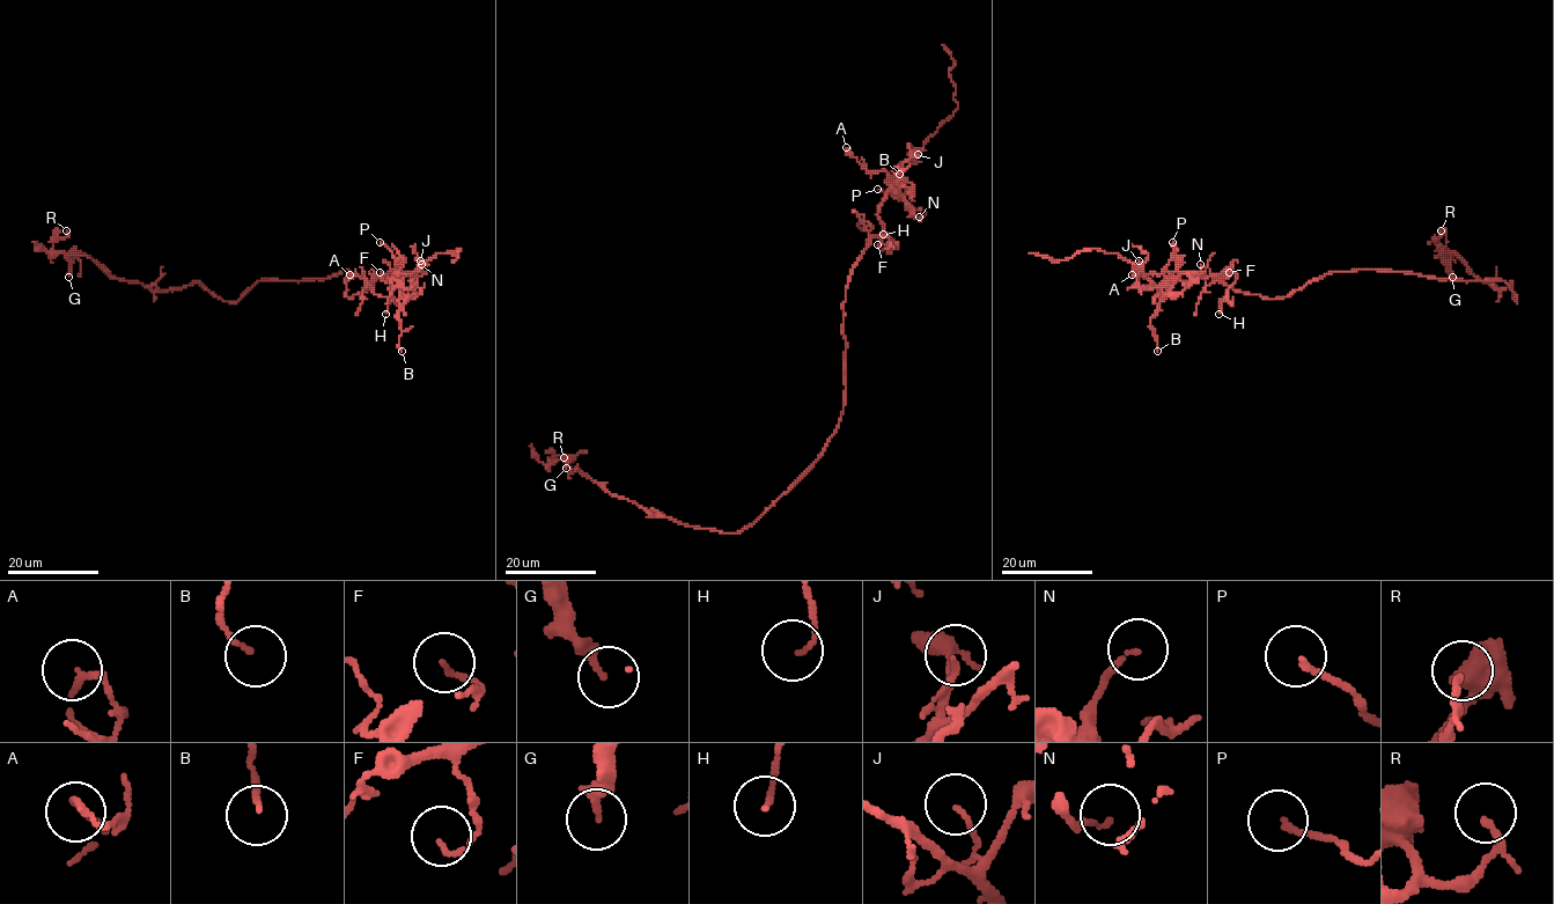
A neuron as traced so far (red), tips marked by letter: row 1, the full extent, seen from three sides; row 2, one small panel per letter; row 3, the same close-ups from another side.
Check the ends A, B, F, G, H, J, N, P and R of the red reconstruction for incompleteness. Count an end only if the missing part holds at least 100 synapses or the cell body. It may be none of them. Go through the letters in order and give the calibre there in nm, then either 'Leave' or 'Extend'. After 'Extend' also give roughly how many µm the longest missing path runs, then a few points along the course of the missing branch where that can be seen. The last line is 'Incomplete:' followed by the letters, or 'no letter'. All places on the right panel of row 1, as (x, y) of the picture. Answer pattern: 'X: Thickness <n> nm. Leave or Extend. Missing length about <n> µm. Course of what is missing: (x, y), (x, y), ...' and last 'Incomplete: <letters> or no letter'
A: Thickness 190 nm. Leave
B: Thickness 100 nm. Leave
F: Thickness 120 nm. Leave
G: Thickness 220 nm. Leave
H: Thickness 110 nm. Leave
J: Thickness 110 nm. Leave
N: Thickness 110 nm. Leave
P: Thickness 150 nm. Leave
R: Thickness 110 nm. Leave
Incomplete: no letter

